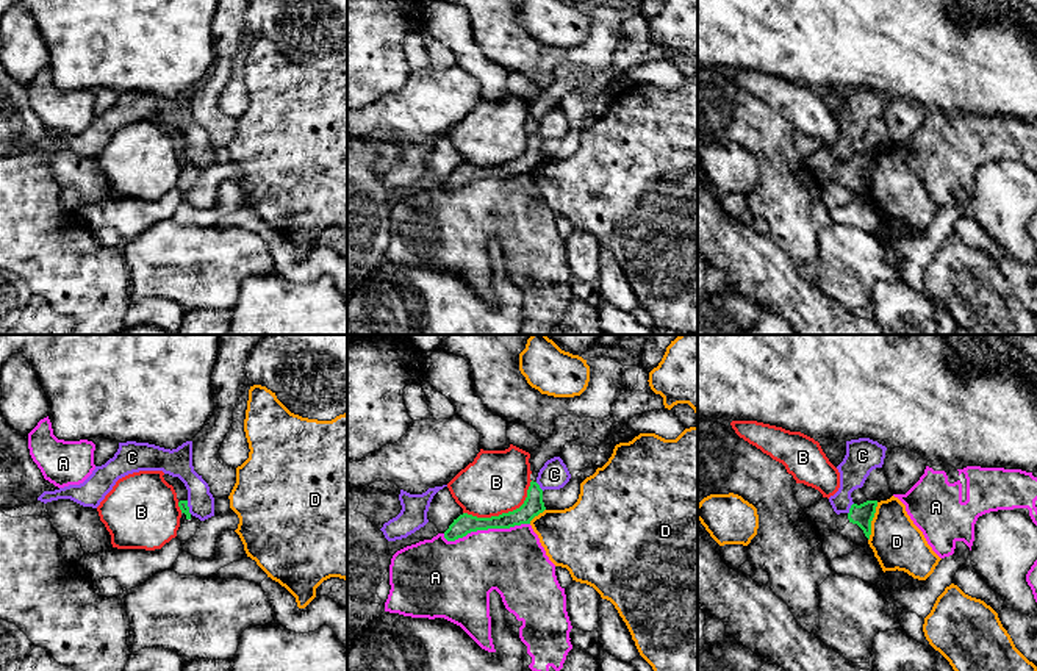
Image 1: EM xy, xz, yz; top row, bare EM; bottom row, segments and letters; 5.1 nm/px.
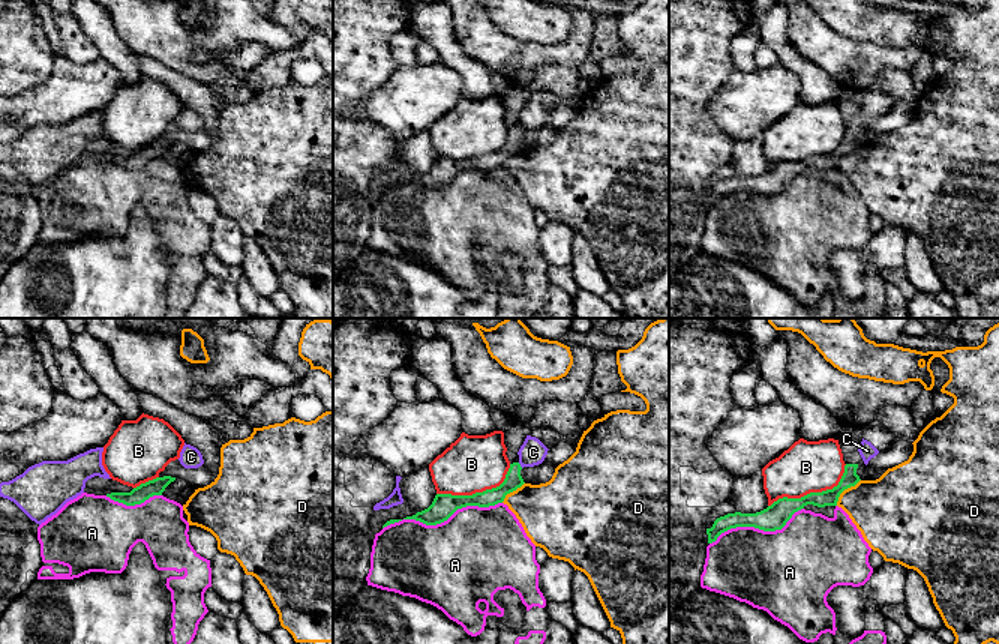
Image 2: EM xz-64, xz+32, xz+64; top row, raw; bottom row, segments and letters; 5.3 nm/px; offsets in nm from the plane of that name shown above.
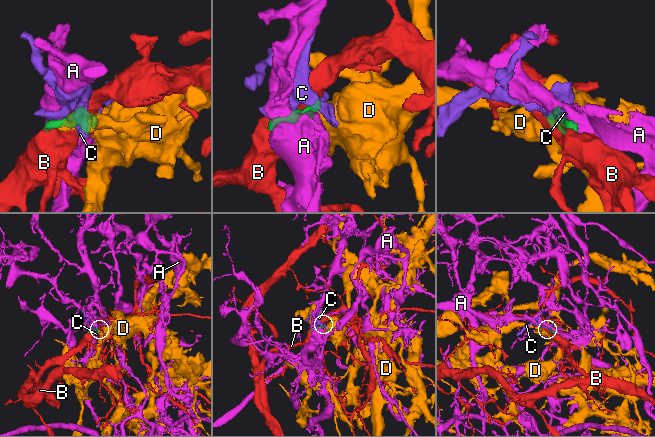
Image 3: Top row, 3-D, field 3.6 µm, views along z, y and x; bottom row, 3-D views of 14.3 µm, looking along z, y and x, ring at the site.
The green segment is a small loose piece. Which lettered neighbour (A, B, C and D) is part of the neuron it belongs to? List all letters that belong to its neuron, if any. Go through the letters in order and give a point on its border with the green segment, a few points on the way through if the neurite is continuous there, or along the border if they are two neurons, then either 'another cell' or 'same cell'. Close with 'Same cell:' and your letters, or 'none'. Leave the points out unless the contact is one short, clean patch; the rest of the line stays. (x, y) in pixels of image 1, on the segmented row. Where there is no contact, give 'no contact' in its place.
A: meets green in xz at (485, 529); another cell
B: meets green in xz at (504, 513); another cell
C: meets green in yz at (850, 509); border along yz (853, 502), (848, 513); another cell
D: meets green in yz at (871, 520); border along yz (878, 502), (868, 540); another cell
Same cell: none

